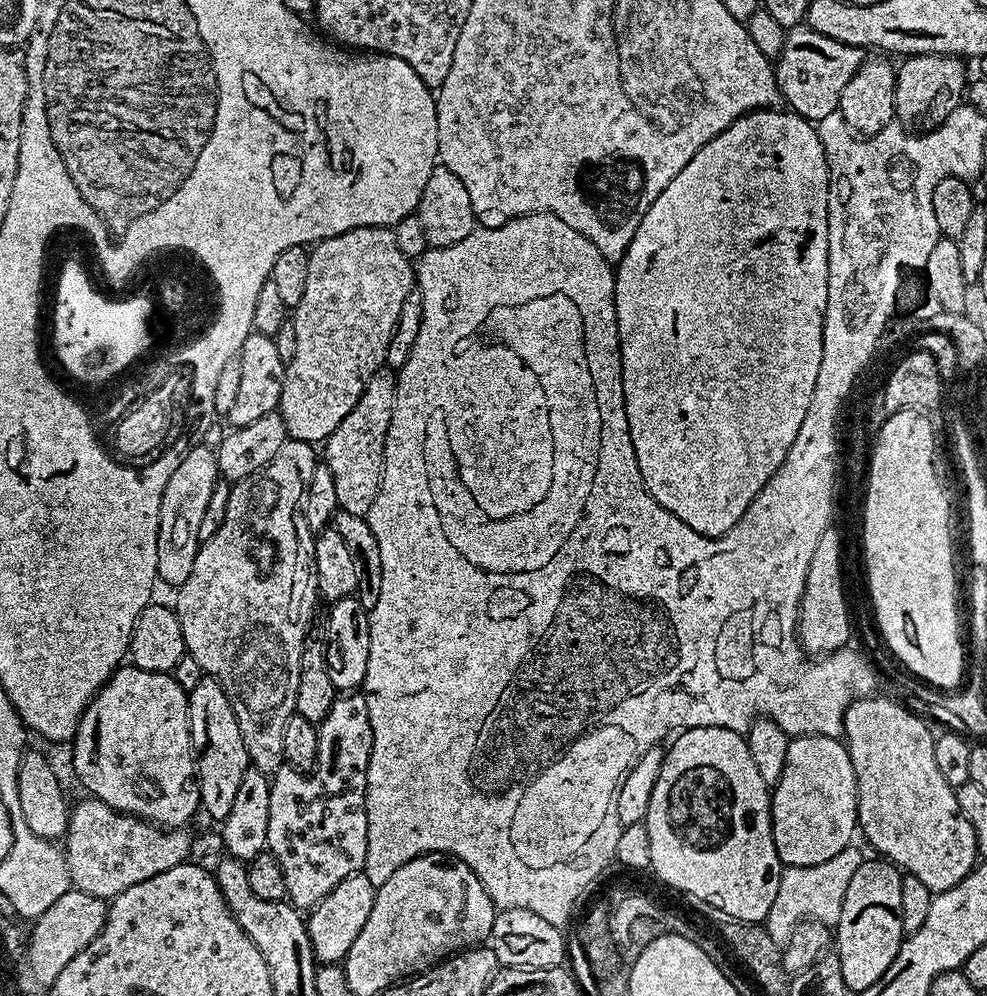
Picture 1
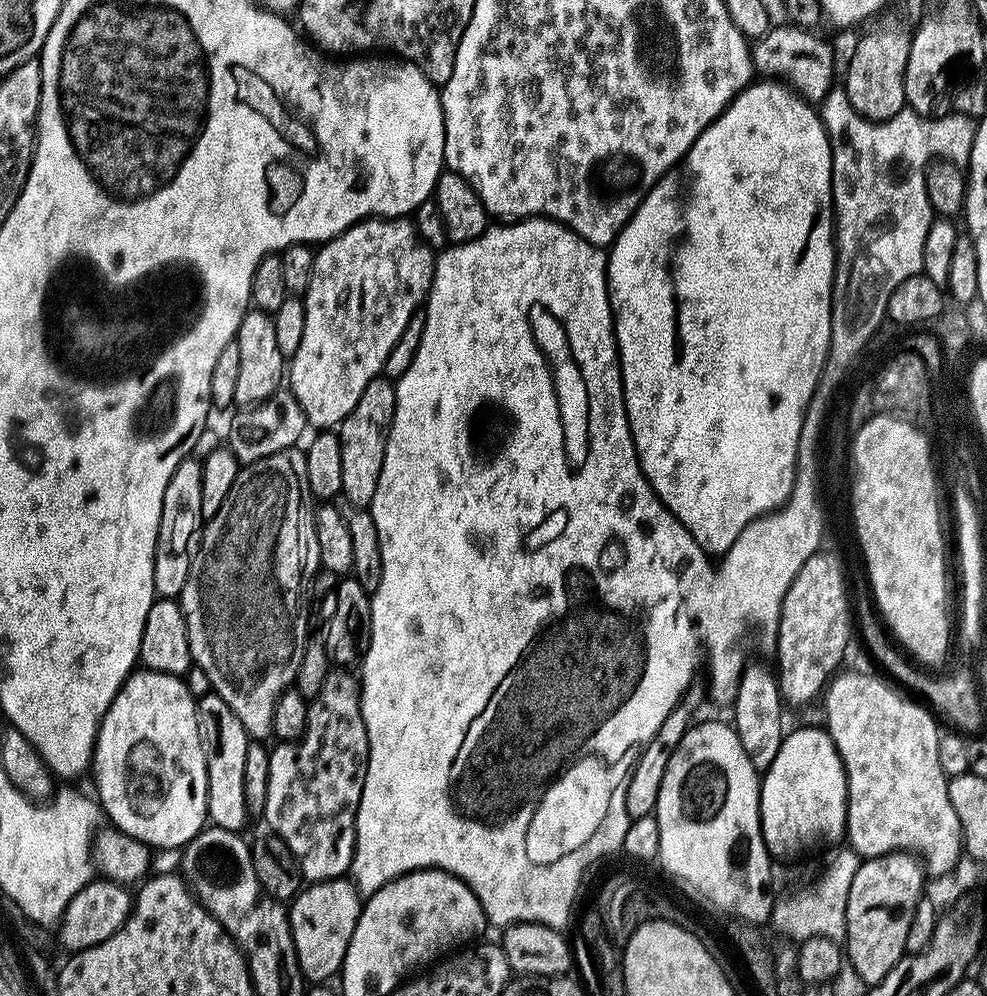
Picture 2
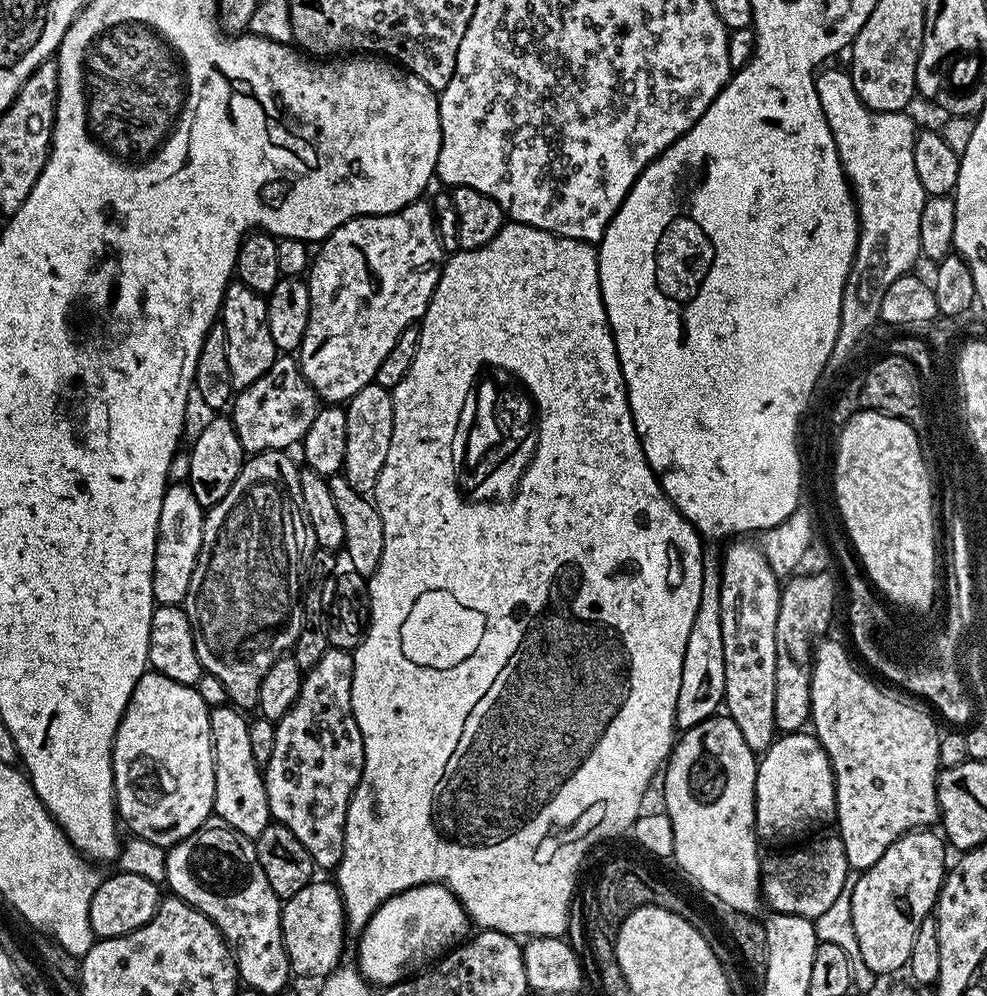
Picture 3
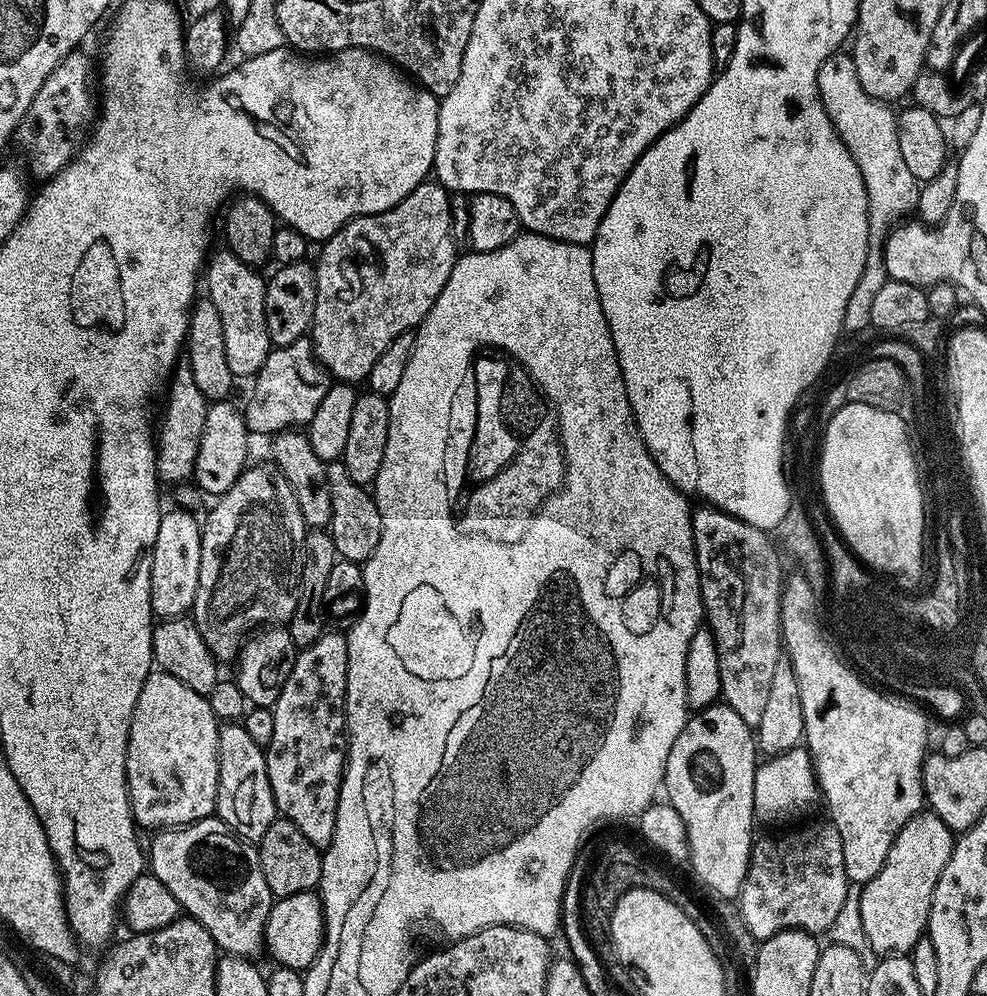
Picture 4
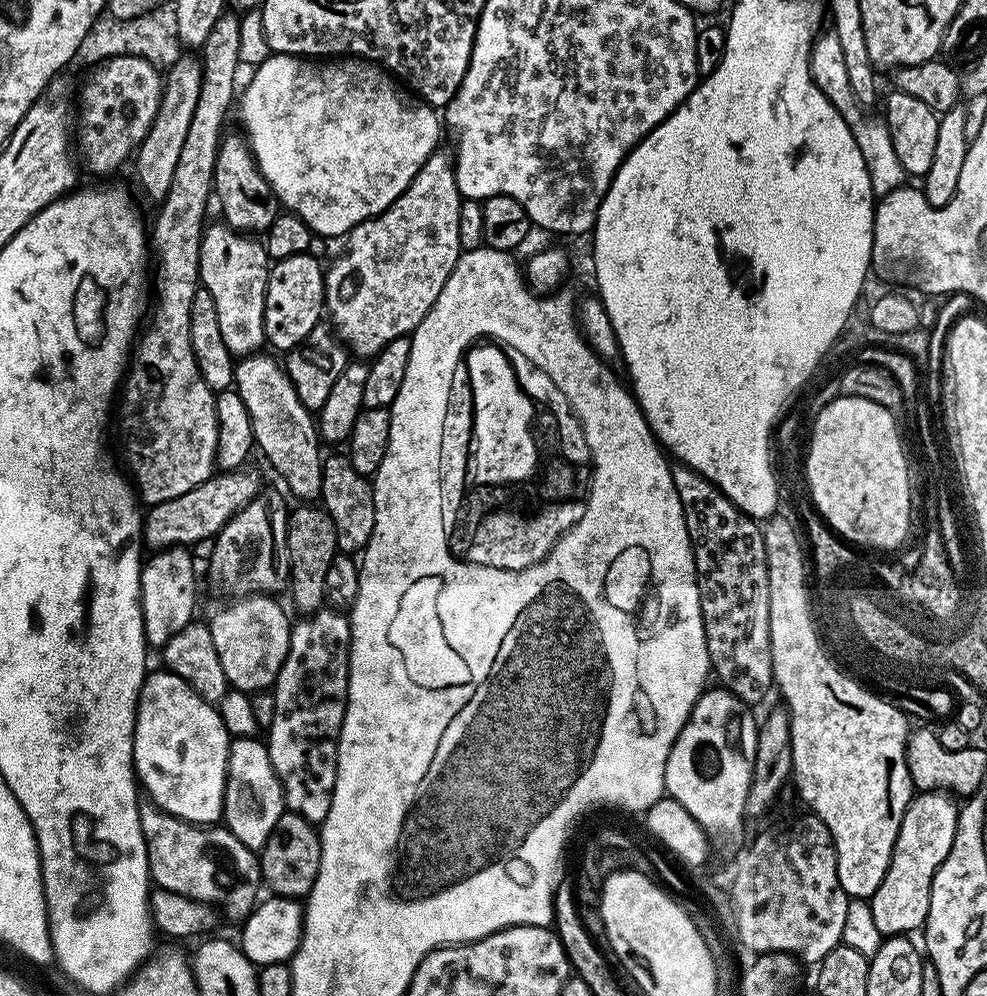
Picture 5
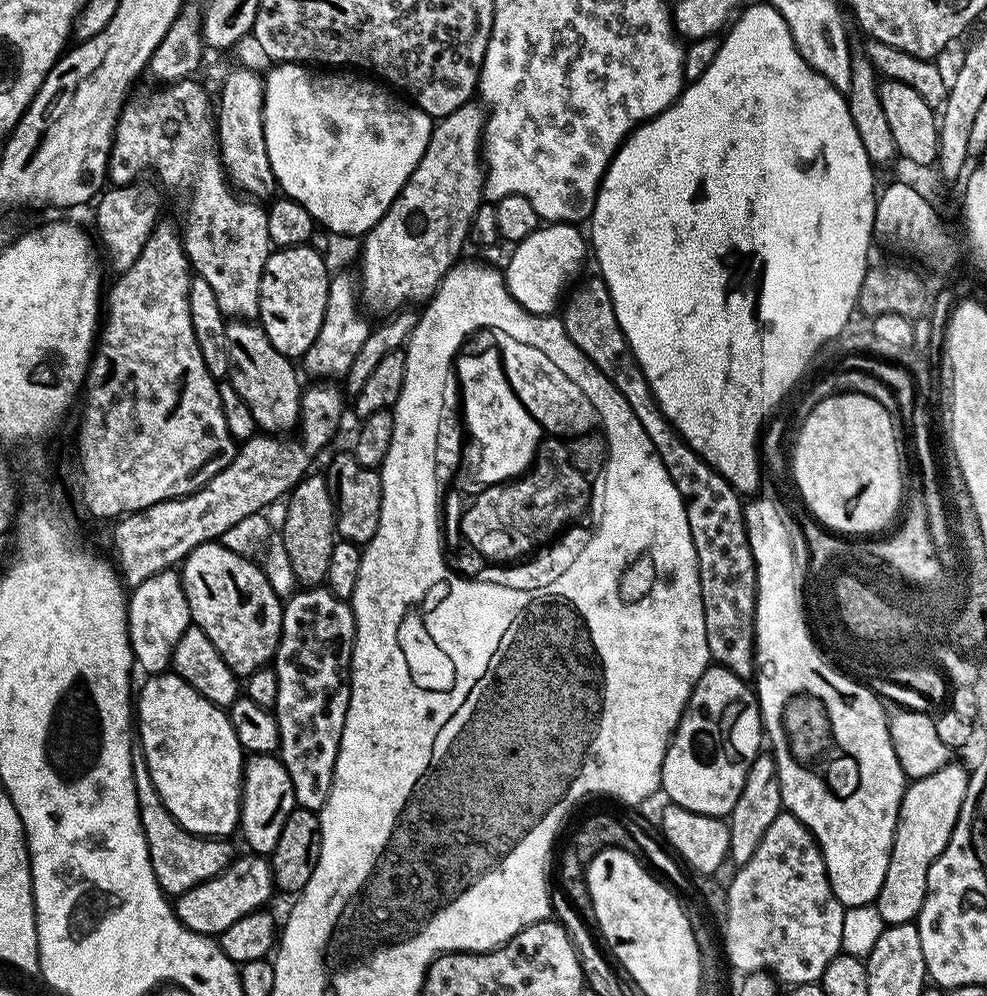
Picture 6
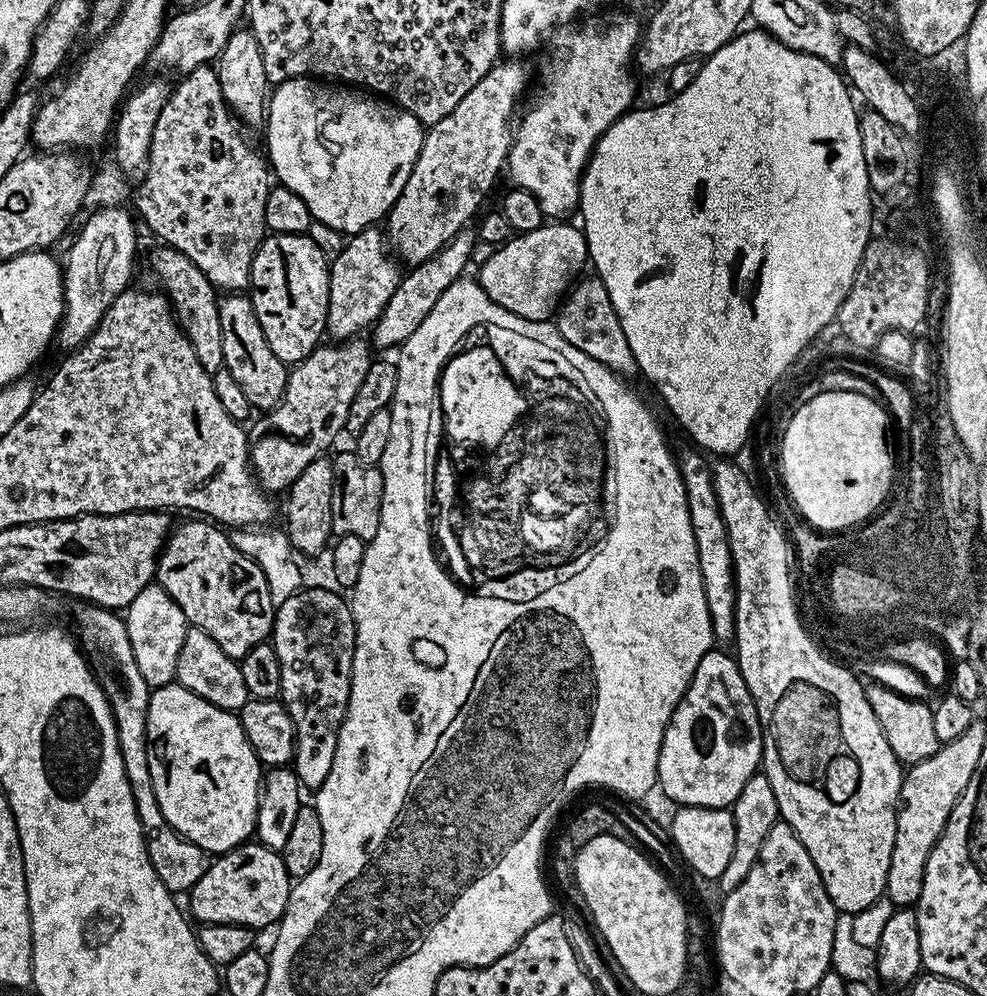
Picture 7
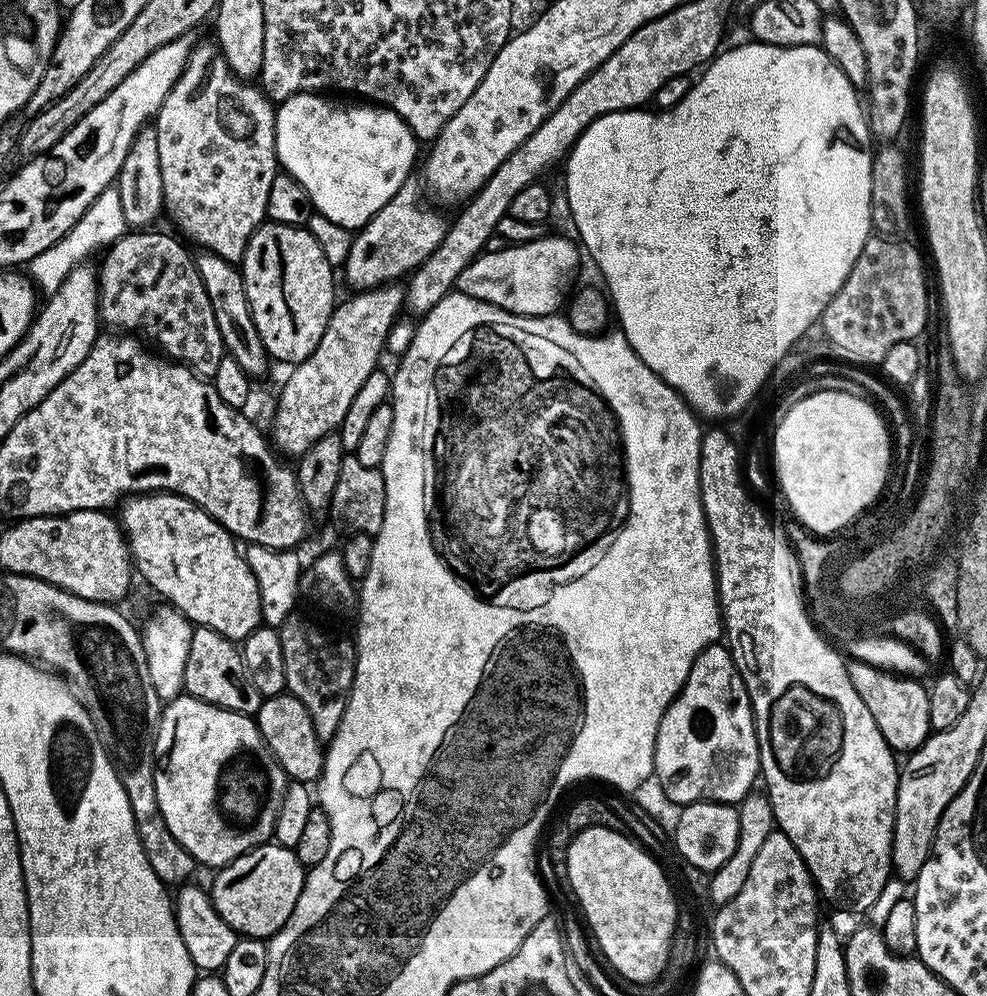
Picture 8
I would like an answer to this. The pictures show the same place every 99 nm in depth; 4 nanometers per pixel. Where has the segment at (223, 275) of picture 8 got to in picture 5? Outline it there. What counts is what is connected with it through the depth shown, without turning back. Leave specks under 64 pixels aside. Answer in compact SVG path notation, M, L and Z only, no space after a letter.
M265 354L243 357L236 365L234 390L242 398L252 423L252 438L257 449L264 451L268 464L284 479L284 484L300 502L320 500L324 456L317 421L298 398L284 365Z

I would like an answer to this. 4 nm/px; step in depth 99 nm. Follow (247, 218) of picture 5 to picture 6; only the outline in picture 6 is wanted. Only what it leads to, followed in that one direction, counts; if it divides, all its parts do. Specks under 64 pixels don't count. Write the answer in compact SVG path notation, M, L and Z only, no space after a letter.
M252 68L230 69L220 84L220 104L218 100L214 108L214 123L229 184L237 193L257 202L271 201L277 195L278 185L266 150L264 76Z

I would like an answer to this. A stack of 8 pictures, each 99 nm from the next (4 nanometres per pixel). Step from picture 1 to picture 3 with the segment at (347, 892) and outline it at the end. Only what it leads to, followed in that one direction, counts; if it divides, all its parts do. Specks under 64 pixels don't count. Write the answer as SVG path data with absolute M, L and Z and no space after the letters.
M317 879L307 884L298 894L294 894L289 900L283 901L280 909L280 921L282 922L282 938L288 955L288 967L293 973L300 976L317 976L323 978L341 967L340 955L344 952L344 936L346 937L346 921L344 918L344 903L340 897L335 883Z

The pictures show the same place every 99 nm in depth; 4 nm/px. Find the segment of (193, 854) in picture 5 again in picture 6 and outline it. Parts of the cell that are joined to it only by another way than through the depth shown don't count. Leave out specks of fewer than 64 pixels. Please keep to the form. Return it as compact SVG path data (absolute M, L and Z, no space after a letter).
M136 750L132 753L132 773L134 774L134 790L138 802L138 814L142 822L144 837L148 843L148 853L156 880L168 894L179 894L214 878L223 872L234 859L229 841L224 838L195 836L186 831L168 812L162 802L154 782L150 778L150 770L146 766L144 753Z

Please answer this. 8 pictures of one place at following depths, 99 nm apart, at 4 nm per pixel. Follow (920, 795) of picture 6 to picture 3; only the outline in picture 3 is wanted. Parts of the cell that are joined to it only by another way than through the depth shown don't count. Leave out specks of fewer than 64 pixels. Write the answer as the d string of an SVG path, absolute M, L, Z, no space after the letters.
M913 830L900 836L874 862L874 866L863 869L856 876L856 885L852 895L852 917L854 918L854 934L858 938L858 950L862 950L862 959L866 966L877 974L896 972L903 969L910 958L910 950L914 946L914 938L918 934L918 926L926 917L933 915L936 899L940 896L940 887L944 885L946 863L944 864L945 841L936 830Z

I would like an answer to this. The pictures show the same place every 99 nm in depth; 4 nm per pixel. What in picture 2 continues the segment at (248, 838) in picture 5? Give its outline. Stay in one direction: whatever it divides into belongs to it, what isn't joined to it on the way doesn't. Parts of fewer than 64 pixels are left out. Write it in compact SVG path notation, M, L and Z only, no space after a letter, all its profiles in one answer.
M209 694L197 699L196 717L200 741L204 743L206 774L208 775L208 820L222 830L243 833L250 813L244 801L246 746L250 742L247 730L238 722L234 710L226 706L221 696Z

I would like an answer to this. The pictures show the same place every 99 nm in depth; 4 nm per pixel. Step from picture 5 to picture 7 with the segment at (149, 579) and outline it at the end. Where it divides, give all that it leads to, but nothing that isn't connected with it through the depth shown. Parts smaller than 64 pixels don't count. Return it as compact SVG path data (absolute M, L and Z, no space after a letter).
M153 582L136 595L134 602L128 604L122 619L130 634L130 646L134 646L134 659L138 662L138 670L142 670L142 678L146 678L149 689L173 683L178 666L178 650L182 650L182 642L190 627L178 602L159 582Z

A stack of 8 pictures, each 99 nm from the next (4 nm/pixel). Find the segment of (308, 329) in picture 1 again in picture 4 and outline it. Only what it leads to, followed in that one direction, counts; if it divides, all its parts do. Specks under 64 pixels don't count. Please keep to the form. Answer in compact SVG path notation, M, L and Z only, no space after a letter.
M425 182L419 184L402 202L398 202L390 210L370 214L369 216L355 216L348 223L338 229L335 234L324 241L324 249L319 261L314 264L316 274L316 305L314 306L313 320L310 329L312 349L316 351L316 359L323 368L328 371L329 376L337 381L355 385L356 380L367 381L370 374L370 366L378 362L378 354L398 338L398 334L412 332L419 325L424 316L434 306L438 294L442 294L442 286L446 286L446 278L450 278L450 270L458 259L458 246L452 237L452 223L450 222L450 193L443 184L439 182Z

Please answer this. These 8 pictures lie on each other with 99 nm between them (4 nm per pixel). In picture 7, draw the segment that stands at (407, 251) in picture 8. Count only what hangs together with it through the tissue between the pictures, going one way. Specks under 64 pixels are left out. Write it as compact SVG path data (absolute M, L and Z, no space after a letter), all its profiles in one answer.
M373 226L349 235L344 249L328 265L329 306L325 326L333 341L350 340L367 333L386 302L390 302L394 290L398 290L402 268L386 243L385 233L378 229Z

